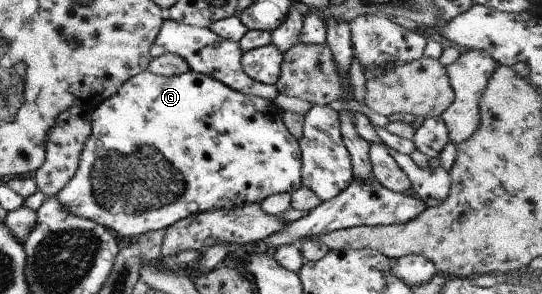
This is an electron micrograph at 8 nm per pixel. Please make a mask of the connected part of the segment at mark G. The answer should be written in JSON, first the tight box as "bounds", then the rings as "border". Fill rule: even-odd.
{"bounds":[55,69,301,239],"border":[[[145,69],[130,77],[111,97],[90,106],[90,134],[85,140],[78,159],[78,168],[70,180],[55,195],[60,204],[70,213],[90,219],[101,227],[116,231],[117,235],[129,239],[139,237],[149,230],[163,230],[172,223],[191,214],[207,210],[231,209],[245,204],[258,204],[271,194],[291,193],[301,186],[300,149],[296,140],[282,122],[282,111],[273,103],[257,96],[245,95],[205,74],[188,72],[176,76],[158,76]]]}

